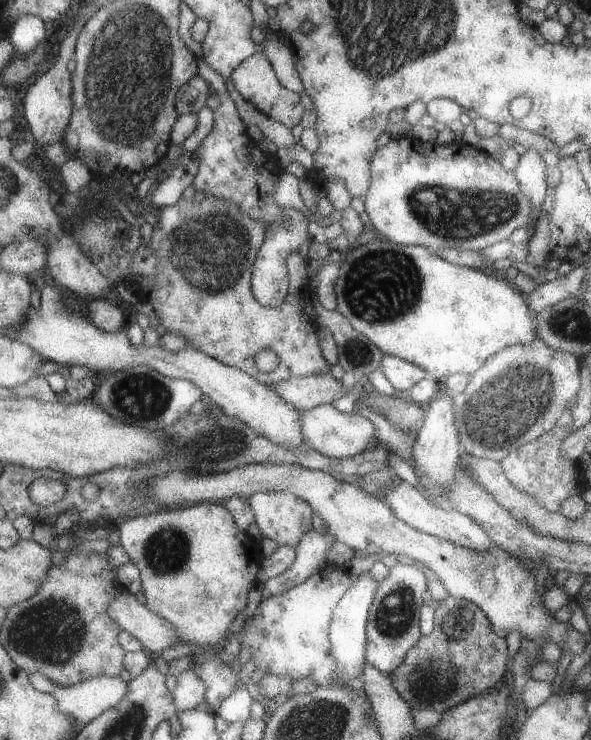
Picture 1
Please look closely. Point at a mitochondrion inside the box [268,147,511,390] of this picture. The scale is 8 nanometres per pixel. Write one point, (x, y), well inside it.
(383, 287)

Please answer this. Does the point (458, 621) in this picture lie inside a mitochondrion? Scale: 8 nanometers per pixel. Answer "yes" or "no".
yes

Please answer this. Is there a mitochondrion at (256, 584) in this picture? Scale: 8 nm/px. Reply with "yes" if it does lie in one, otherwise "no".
no

